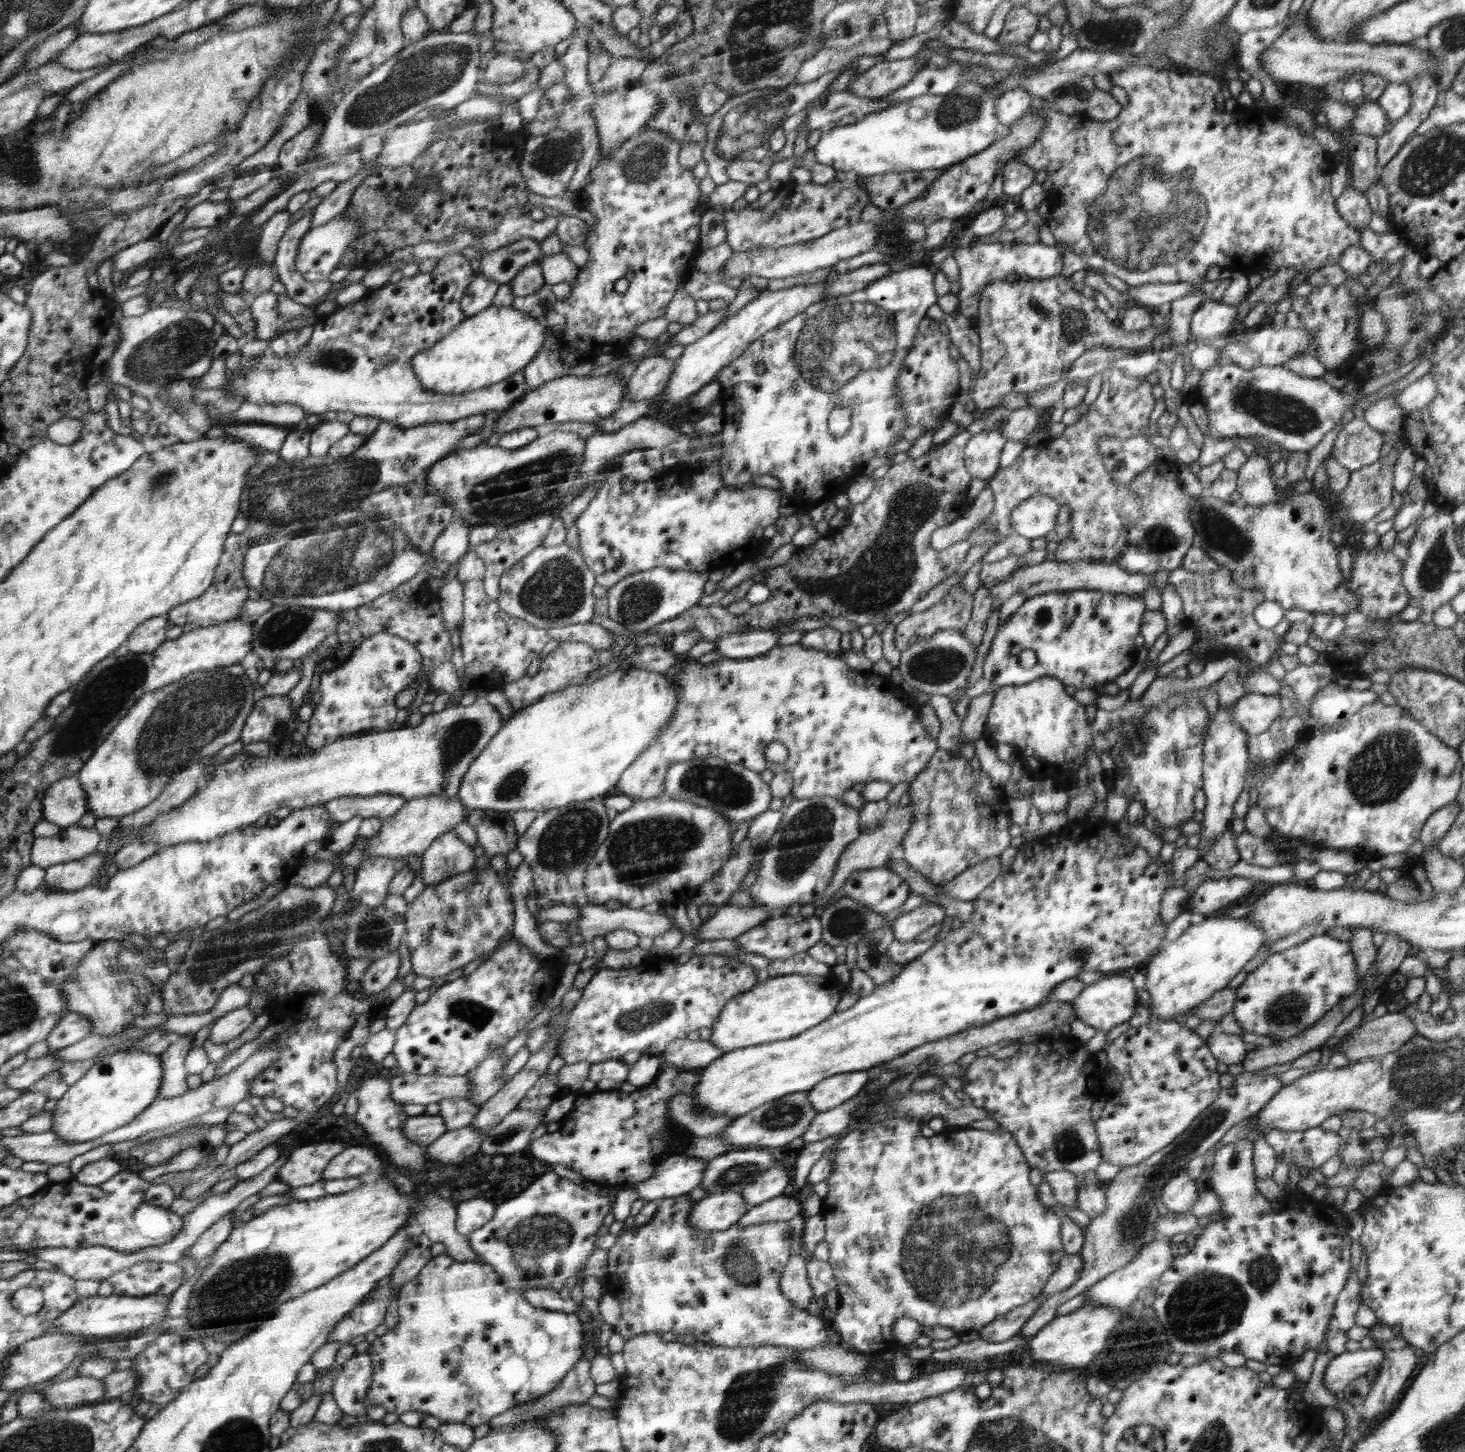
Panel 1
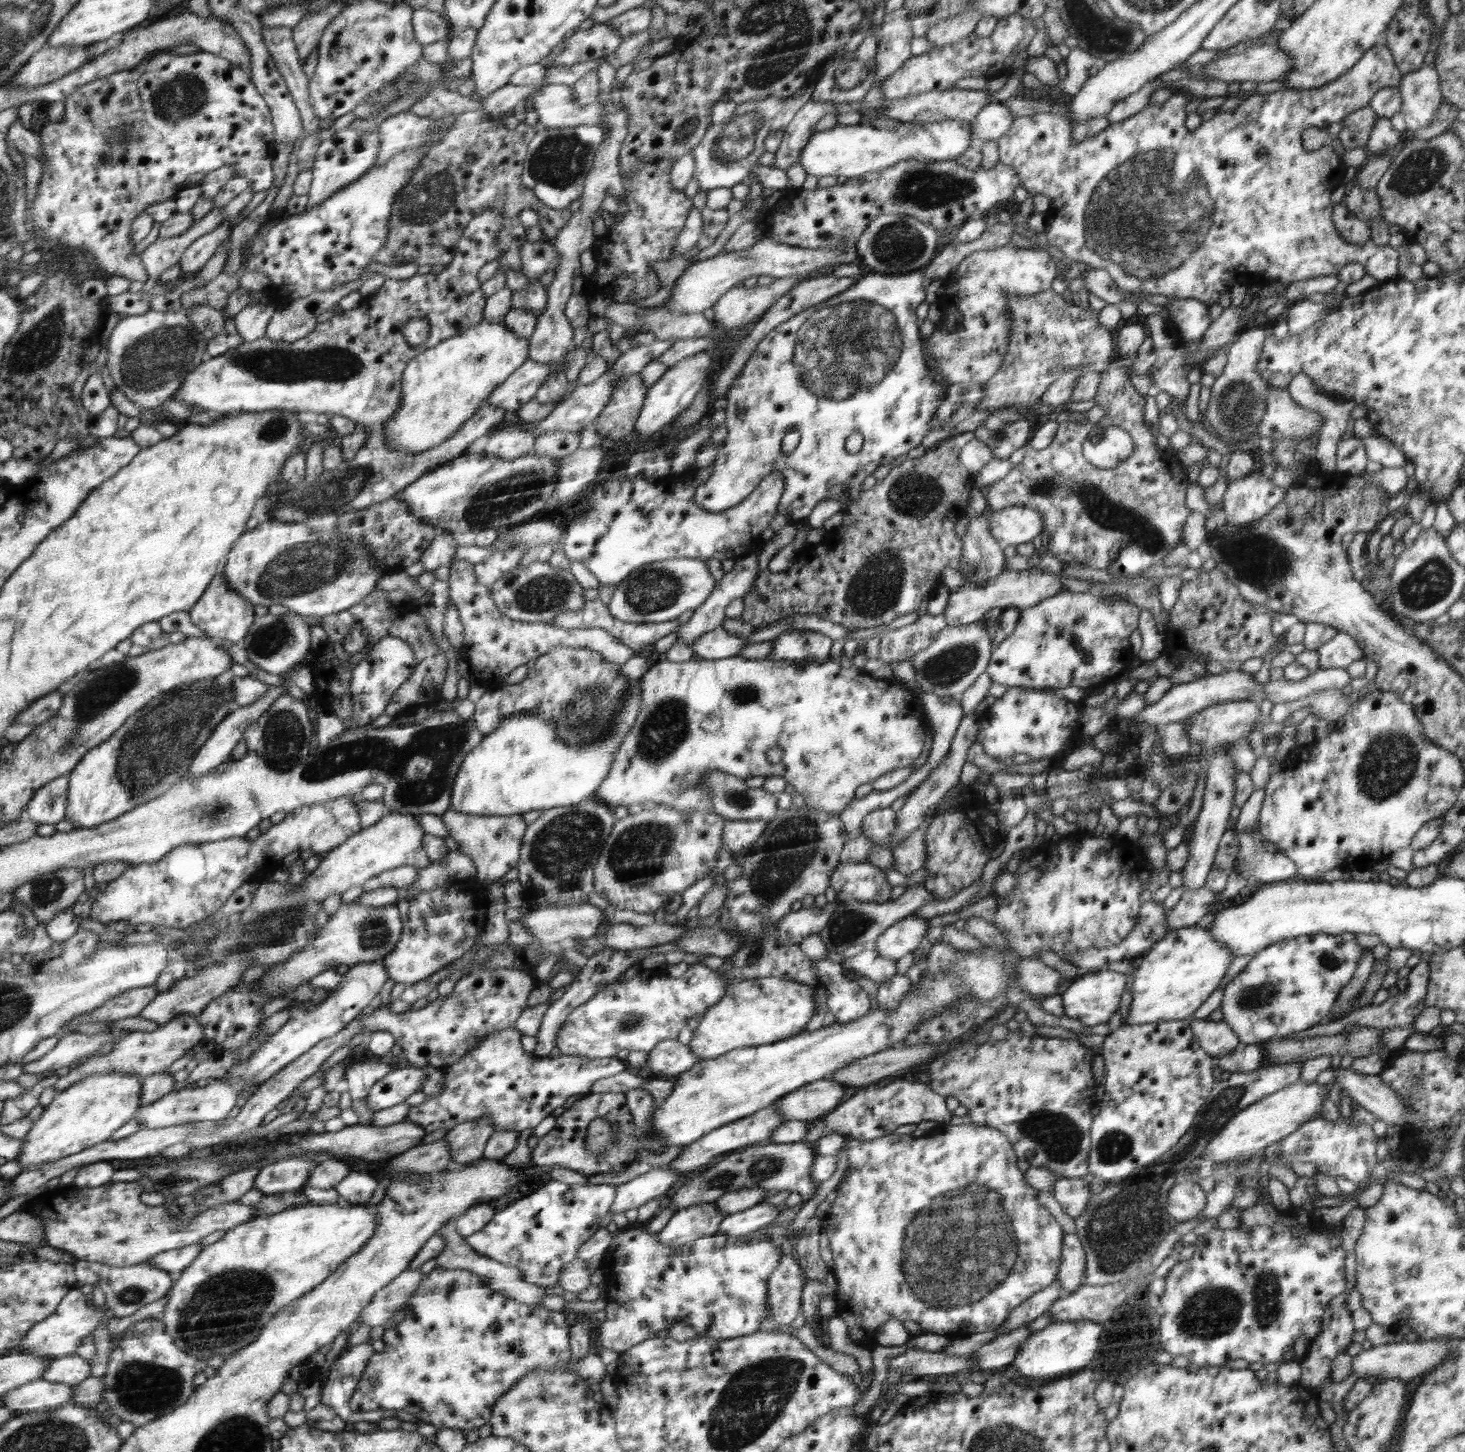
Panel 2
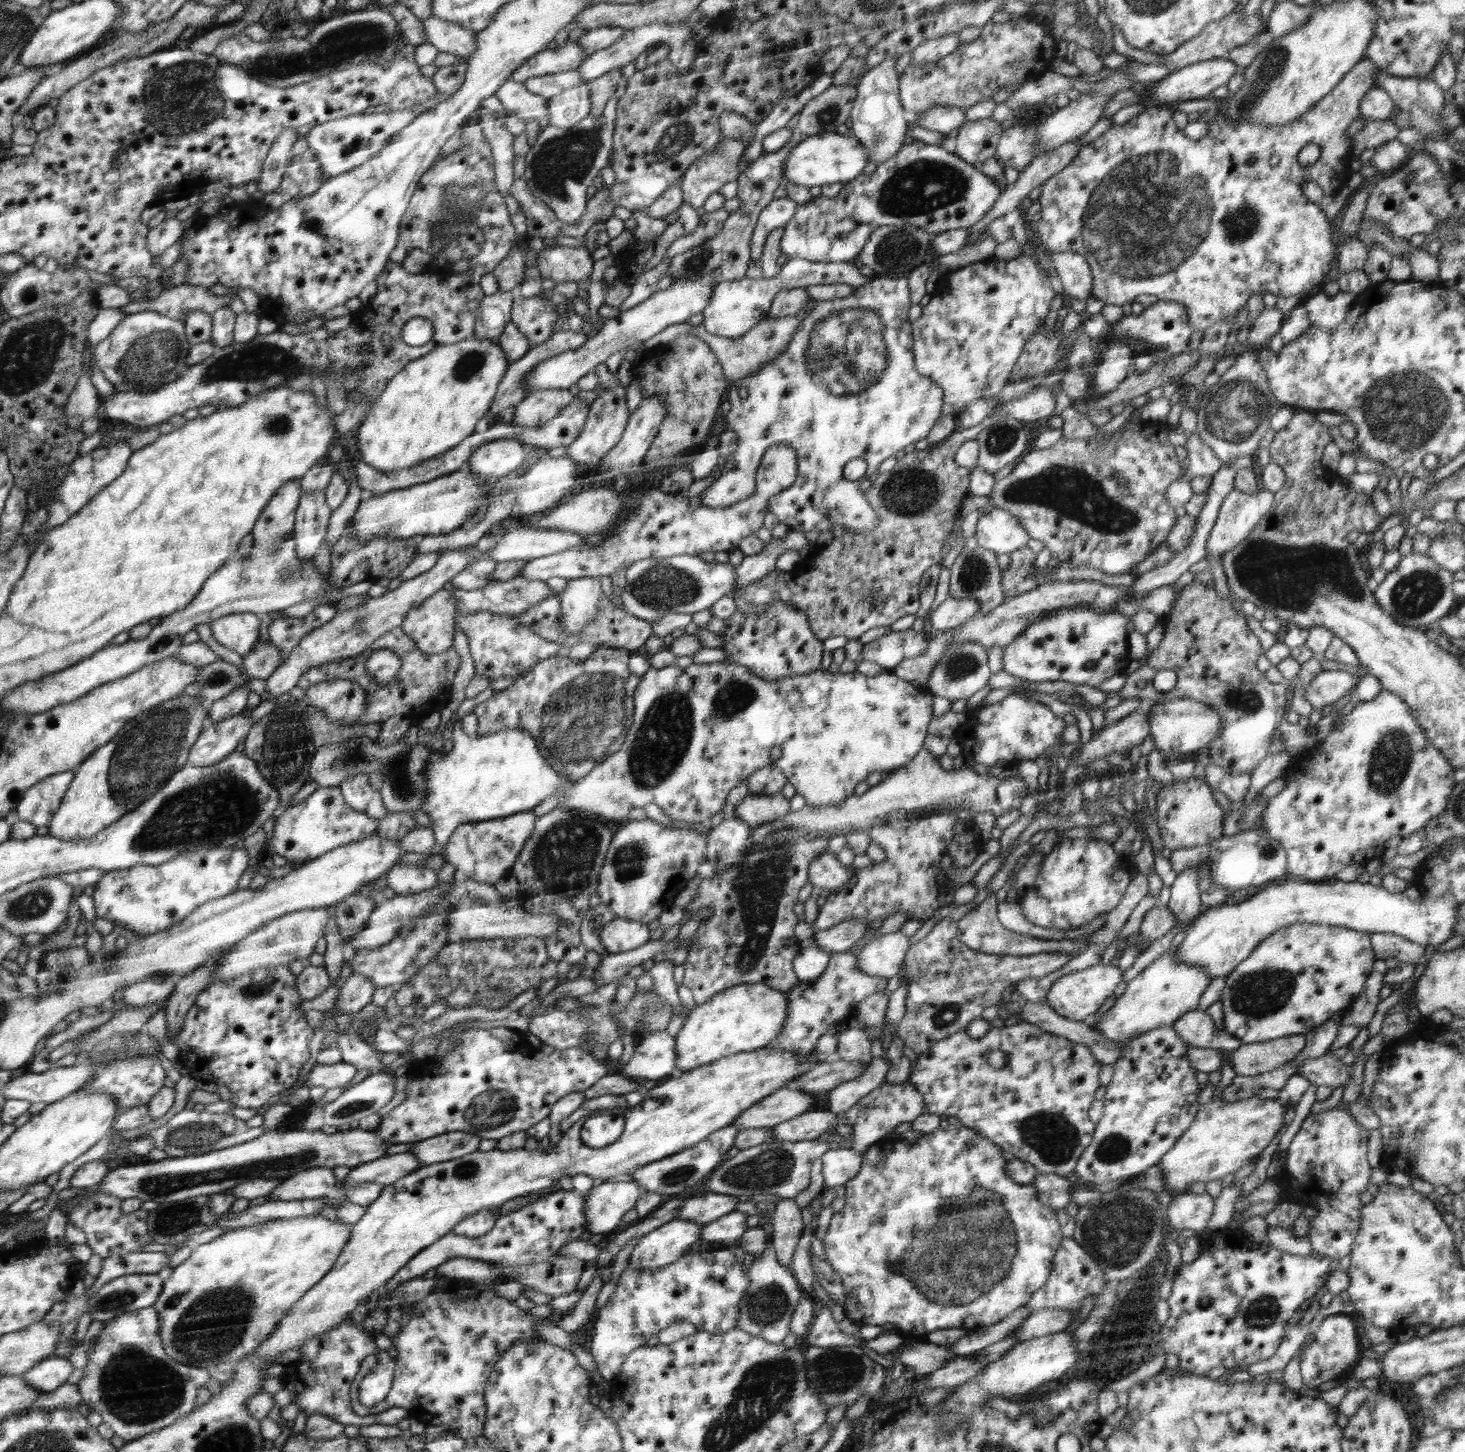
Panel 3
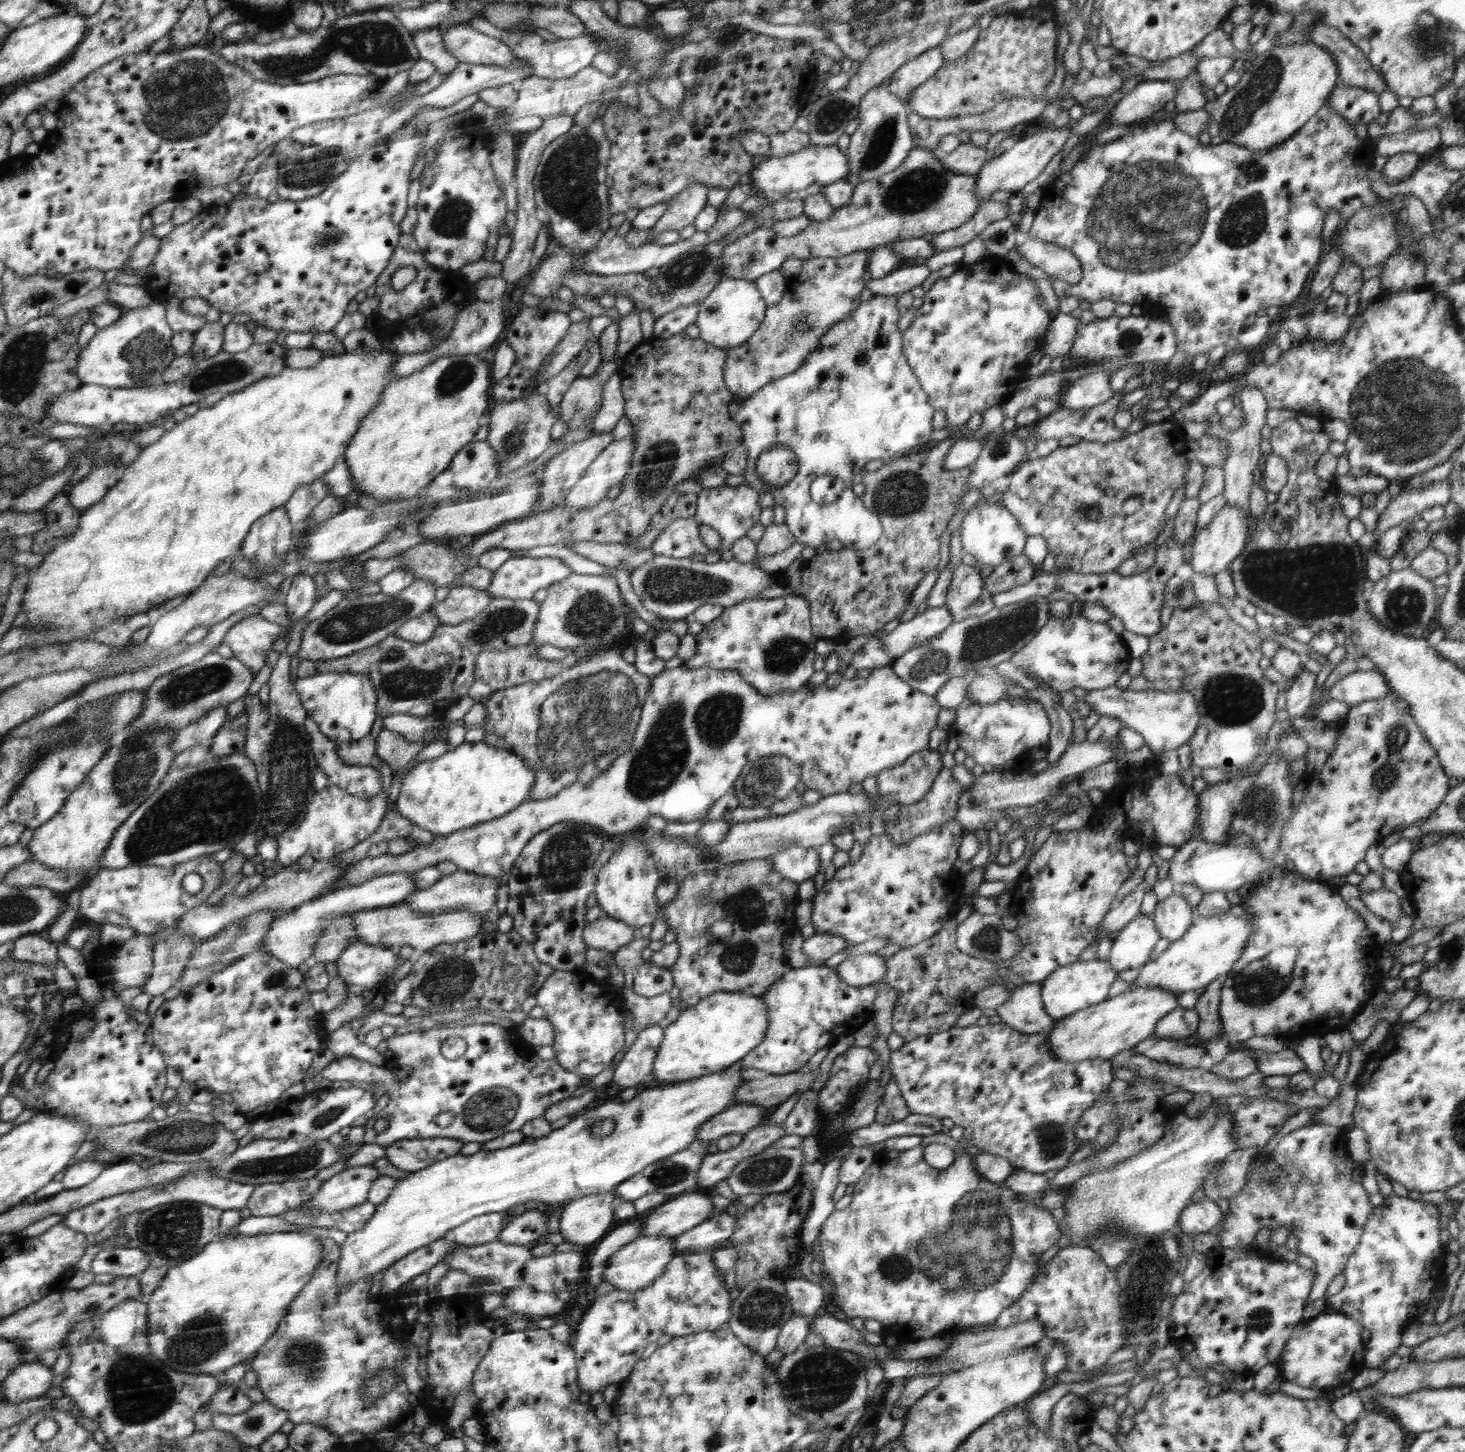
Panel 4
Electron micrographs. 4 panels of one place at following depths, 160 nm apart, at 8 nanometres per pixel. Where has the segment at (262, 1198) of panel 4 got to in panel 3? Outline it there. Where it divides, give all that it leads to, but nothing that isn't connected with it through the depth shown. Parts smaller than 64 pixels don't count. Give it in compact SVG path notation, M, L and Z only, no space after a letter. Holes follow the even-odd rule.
M316 1168L288 1177L265 1197L269 1201L315 1199L326 1196L334 1186L334 1170Z

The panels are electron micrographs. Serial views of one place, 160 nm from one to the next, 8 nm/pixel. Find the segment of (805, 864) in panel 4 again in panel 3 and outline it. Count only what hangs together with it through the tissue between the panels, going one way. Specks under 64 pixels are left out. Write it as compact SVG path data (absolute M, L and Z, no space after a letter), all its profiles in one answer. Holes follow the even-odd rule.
M826 850L810 861L807 876L811 885L838 892L846 888L845 884L855 875L856 869L853 865L840 864L836 855Z

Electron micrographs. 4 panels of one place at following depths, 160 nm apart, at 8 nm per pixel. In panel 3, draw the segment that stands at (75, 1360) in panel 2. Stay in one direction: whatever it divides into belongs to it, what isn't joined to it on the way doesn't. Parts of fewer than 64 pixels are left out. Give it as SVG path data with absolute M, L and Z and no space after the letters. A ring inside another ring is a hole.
M50 1357L30 1368L24 1373L24 1381L38 1391L54 1390L64 1386L66 1378L72 1374L72 1364L68 1359L61 1357Z

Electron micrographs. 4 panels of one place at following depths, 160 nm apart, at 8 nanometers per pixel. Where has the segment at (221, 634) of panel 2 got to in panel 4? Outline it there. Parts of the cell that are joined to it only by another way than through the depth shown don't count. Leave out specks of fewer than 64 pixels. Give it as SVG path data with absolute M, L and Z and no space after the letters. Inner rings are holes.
M259 614L247 616L239 620L223 638L230 646L234 657L247 666L255 677L266 663L266 654L274 646L278 638L286 638L289 642L289 632L285 626L277 622L268 622Z

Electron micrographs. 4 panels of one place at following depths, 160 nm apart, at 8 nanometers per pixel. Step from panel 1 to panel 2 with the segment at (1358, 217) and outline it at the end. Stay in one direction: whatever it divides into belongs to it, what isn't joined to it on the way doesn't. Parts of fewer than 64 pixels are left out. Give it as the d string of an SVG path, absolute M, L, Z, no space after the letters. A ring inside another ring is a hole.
M1338 203L1333 206L1331 220L1335 228L1346 242L1350 244L1364 244L1370 239L1371 227L1348 211L1348 206Z

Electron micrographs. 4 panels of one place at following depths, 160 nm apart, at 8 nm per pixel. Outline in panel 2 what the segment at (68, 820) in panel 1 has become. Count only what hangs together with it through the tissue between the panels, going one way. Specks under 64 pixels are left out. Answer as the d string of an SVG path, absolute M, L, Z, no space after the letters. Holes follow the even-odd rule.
M67 775L54 779L35 792L25 811L38 825L54 825L66 819L69 792Z

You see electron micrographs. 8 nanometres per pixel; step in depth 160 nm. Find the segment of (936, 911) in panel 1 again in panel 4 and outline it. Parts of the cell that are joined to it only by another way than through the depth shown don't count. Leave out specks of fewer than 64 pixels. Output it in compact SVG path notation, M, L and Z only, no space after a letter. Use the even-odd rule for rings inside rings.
M864 954L844 960L836 967L842 982L856 987L870 985L886 976L886 959L875 954Z

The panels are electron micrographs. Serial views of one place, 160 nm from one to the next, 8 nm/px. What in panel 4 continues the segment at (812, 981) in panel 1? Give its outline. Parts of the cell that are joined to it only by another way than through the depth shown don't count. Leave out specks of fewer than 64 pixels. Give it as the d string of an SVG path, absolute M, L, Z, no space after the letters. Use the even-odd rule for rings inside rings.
M717 992L689 1006L676 1022L664 1029L664 1040L656 1051L648 1083L682 1082L706 1076L716 1070L739 1064L750 1051L760 1046L769 1032L768 1005L762 995L744 992Z

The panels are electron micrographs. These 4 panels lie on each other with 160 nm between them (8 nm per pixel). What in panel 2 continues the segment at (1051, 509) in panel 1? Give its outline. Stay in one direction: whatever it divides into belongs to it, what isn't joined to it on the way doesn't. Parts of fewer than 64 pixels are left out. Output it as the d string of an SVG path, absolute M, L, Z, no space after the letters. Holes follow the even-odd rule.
M1012 506L988 513L990 534L1003 547L1030 542L1043 532L1041 512L1028 506Z

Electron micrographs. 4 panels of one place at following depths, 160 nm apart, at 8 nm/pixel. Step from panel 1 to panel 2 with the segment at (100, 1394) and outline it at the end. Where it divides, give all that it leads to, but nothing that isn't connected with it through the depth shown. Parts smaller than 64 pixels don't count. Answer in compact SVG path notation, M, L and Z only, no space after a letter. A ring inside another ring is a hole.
M36 1380L2 1396L3 1408L22 1414L61 1407L71 1402L74 1388L74 1385Z

